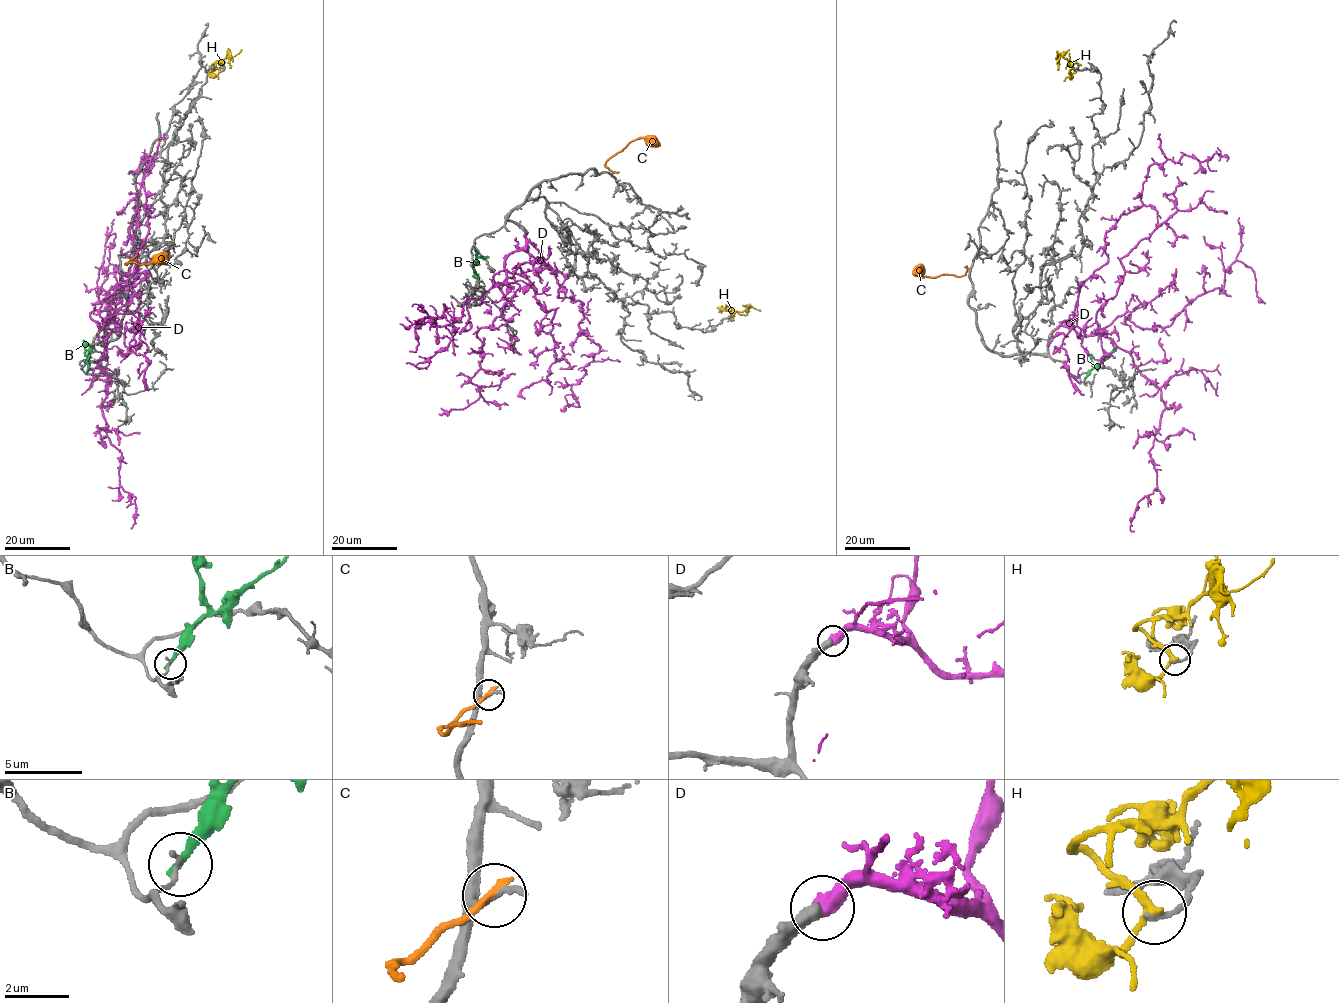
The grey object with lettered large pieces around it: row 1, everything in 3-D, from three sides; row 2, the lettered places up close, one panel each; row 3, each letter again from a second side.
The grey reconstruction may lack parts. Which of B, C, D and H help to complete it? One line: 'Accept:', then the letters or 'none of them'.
Accept: D

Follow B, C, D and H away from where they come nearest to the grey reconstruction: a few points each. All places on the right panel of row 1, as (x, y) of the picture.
B: (1085, 378), (1087, 372), (1117, 345)
C: (967, 267), (965, 274), (961, 276), (943, 274), (928, 277), (921, 276), (919, 266)
D: (1057, 328), (1073, 328), (1080, 288), (1107, 261), (1105, 234), (1142, 204), (1150, 166), (1184, 154), (1226, 160)
H: (1069, 73), (1071, 67), (1066, 59), (1060, 55), (1056, 58), (1057, 50)

